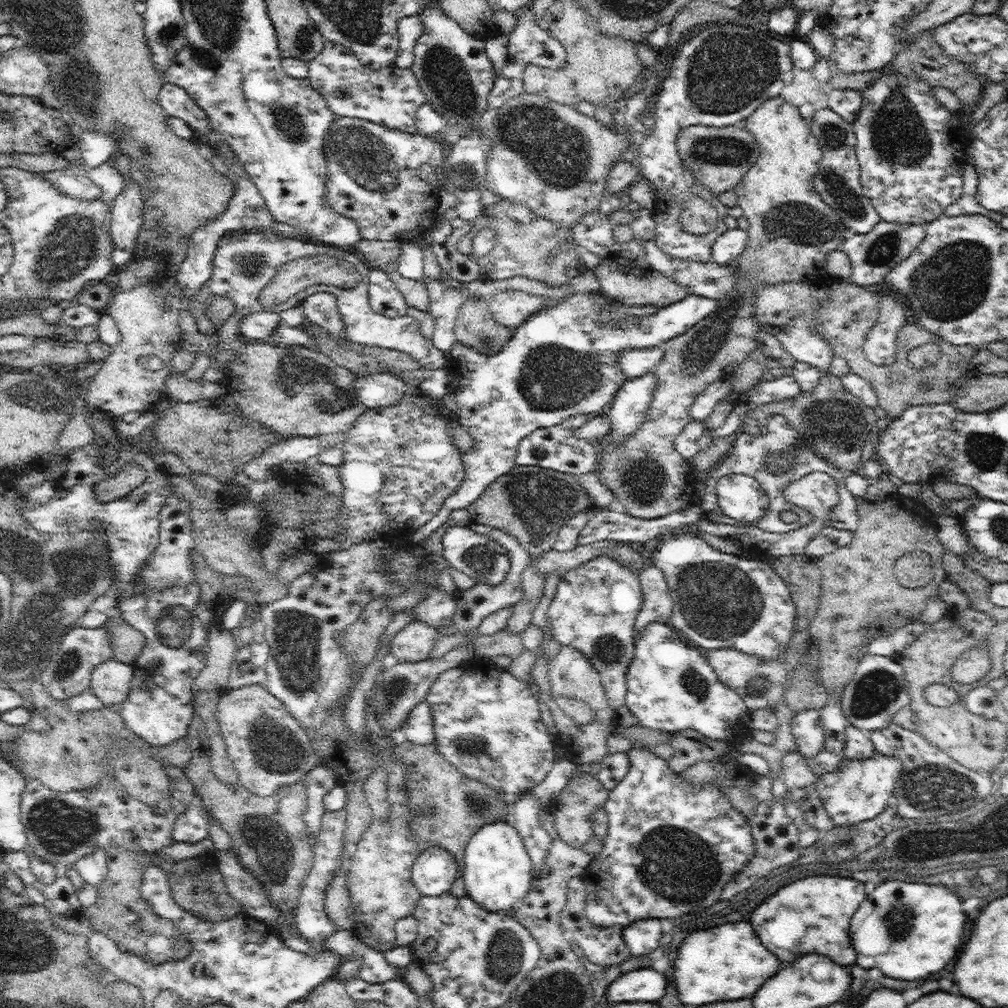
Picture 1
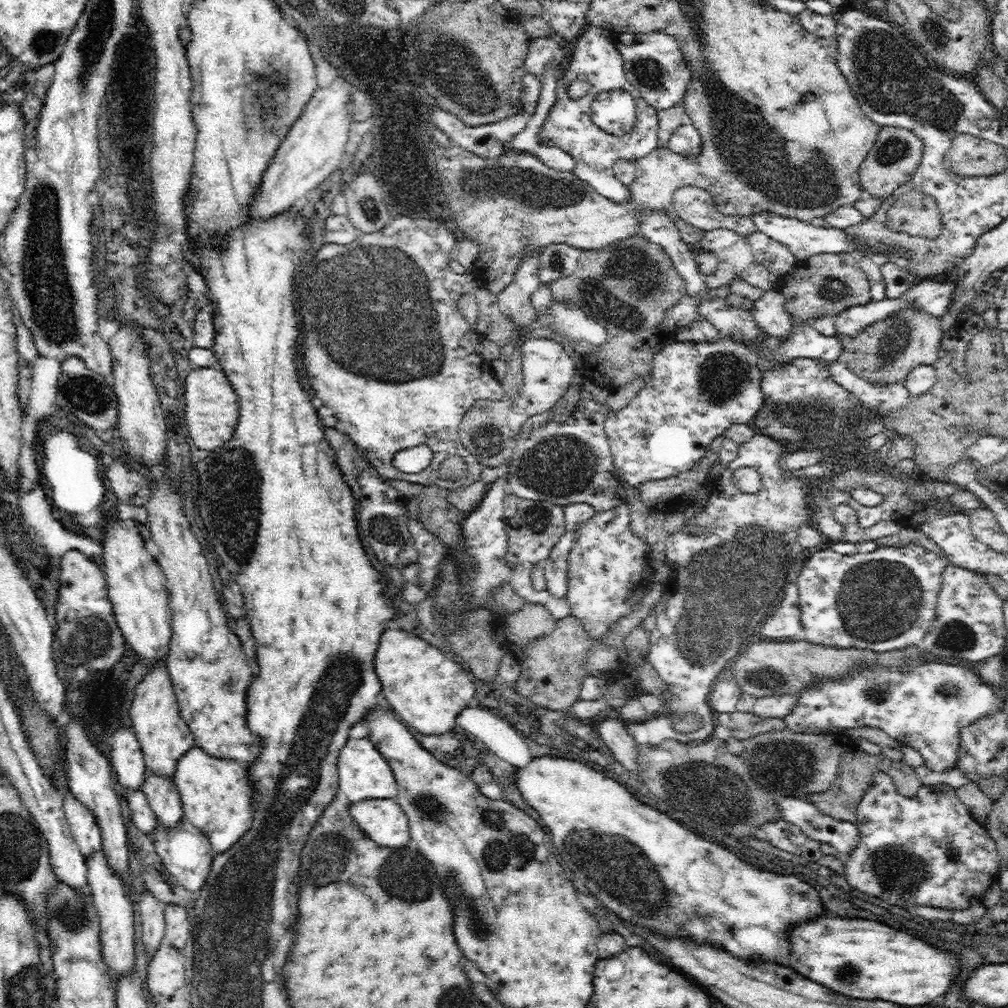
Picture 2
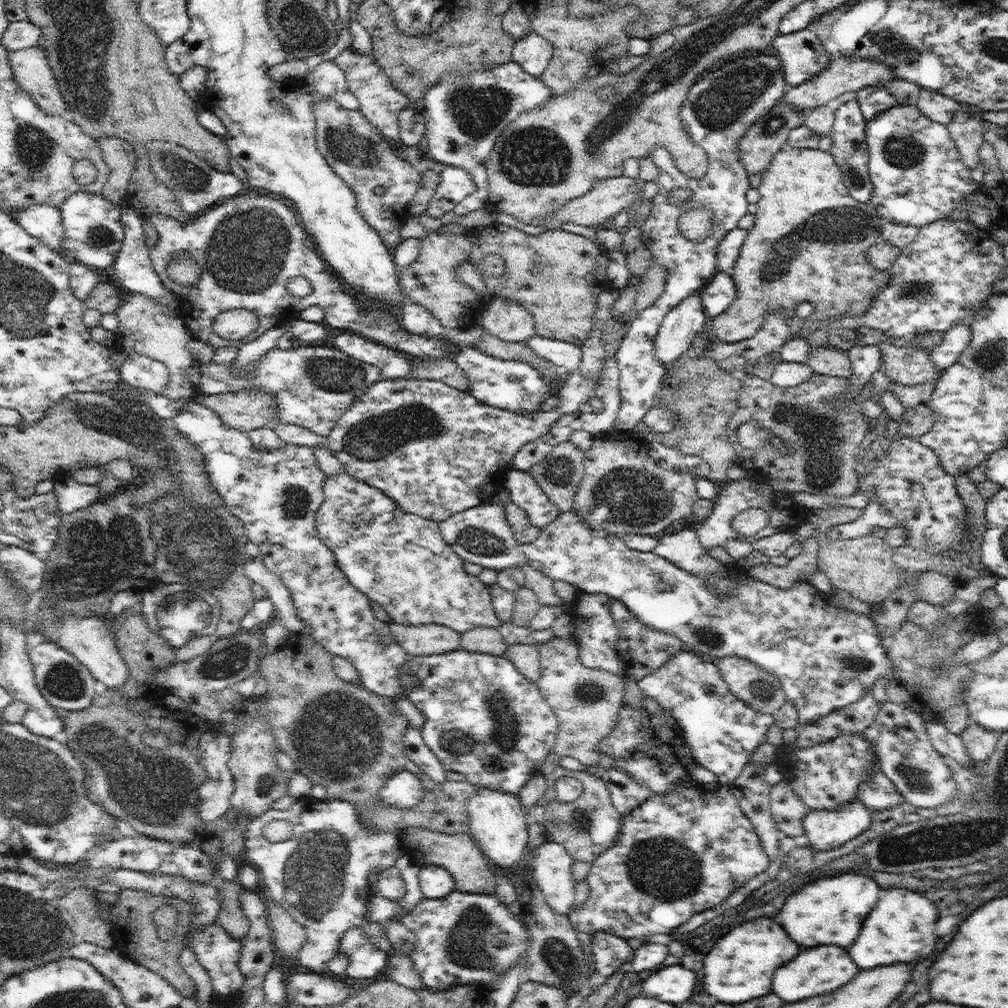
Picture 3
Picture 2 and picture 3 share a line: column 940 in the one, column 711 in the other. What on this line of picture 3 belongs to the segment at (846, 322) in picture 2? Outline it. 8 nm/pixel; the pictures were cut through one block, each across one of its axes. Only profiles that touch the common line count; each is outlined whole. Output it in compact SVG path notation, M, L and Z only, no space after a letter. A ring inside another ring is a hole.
M717 272L701 291L702 306L707 318L724 313L730 305L733 305L736 296L733 278L724 272Z

